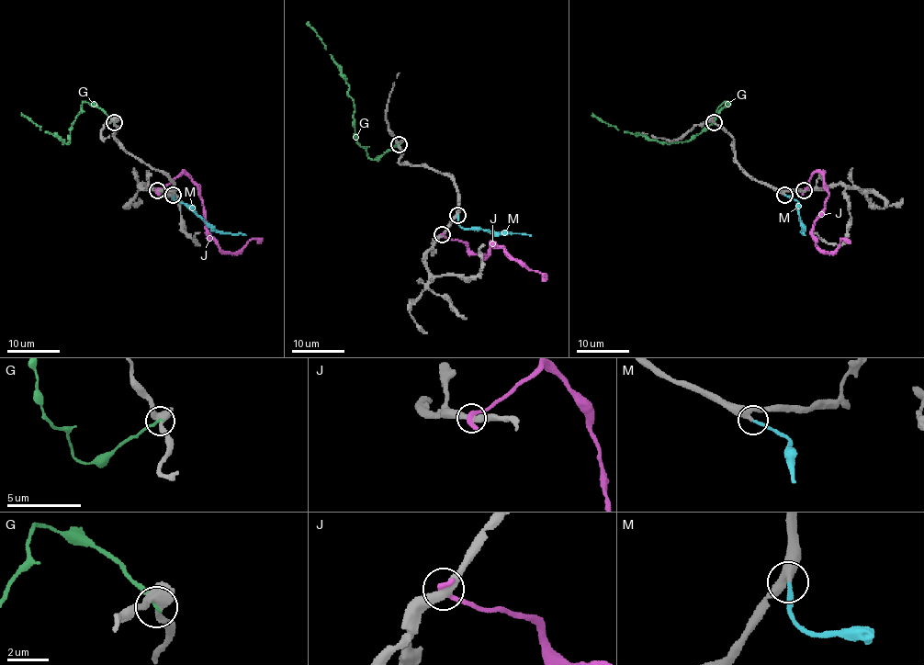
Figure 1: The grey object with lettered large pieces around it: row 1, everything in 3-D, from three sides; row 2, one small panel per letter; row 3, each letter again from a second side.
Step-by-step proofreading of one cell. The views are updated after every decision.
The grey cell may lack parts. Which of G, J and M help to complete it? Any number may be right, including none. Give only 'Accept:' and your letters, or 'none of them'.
Accept: M

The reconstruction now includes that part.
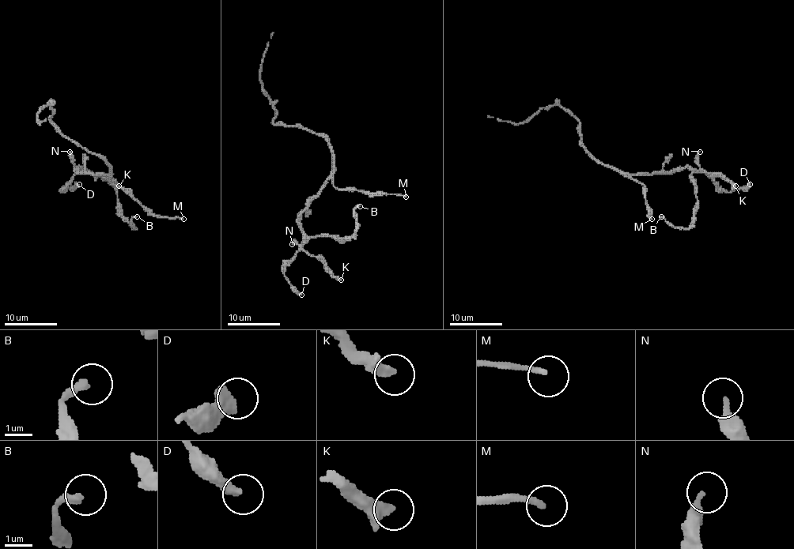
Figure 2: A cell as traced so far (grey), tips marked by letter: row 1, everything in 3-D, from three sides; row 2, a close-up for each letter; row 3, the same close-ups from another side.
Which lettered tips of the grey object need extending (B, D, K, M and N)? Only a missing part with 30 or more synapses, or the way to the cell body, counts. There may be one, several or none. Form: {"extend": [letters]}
{"extend": ["M"]}

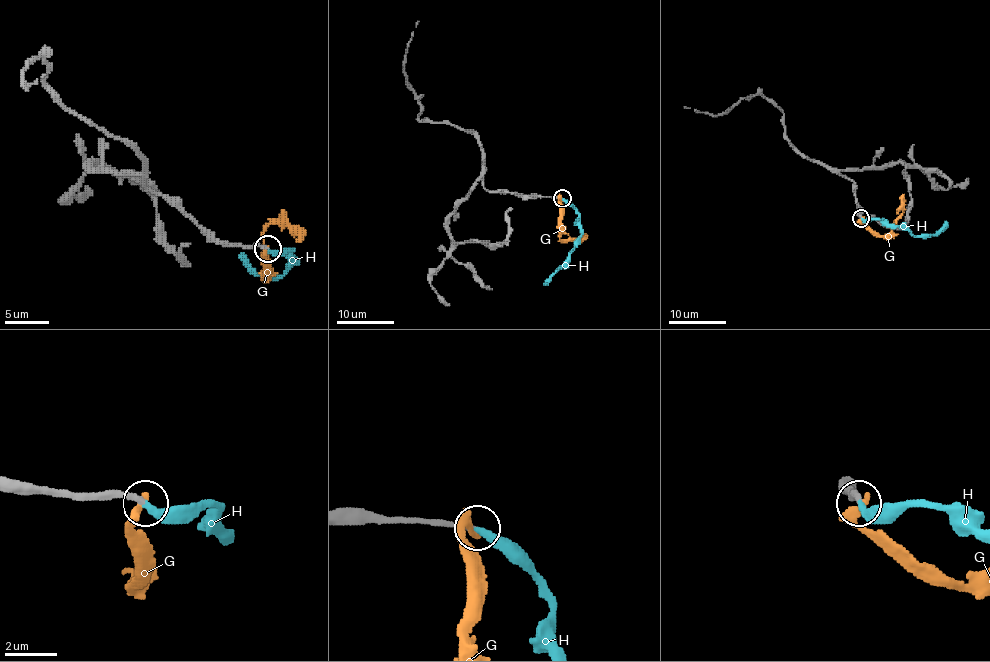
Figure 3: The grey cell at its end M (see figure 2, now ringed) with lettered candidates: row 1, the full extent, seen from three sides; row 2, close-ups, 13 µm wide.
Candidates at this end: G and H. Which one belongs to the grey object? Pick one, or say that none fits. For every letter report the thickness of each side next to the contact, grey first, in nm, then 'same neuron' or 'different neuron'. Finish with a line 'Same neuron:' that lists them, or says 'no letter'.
G: 200 nm thick on the grey side, 320 nm on the other; different neuron
H: 200 nm thick on the grey side, 300 nm on the other; same neuron
Same neuron: H

